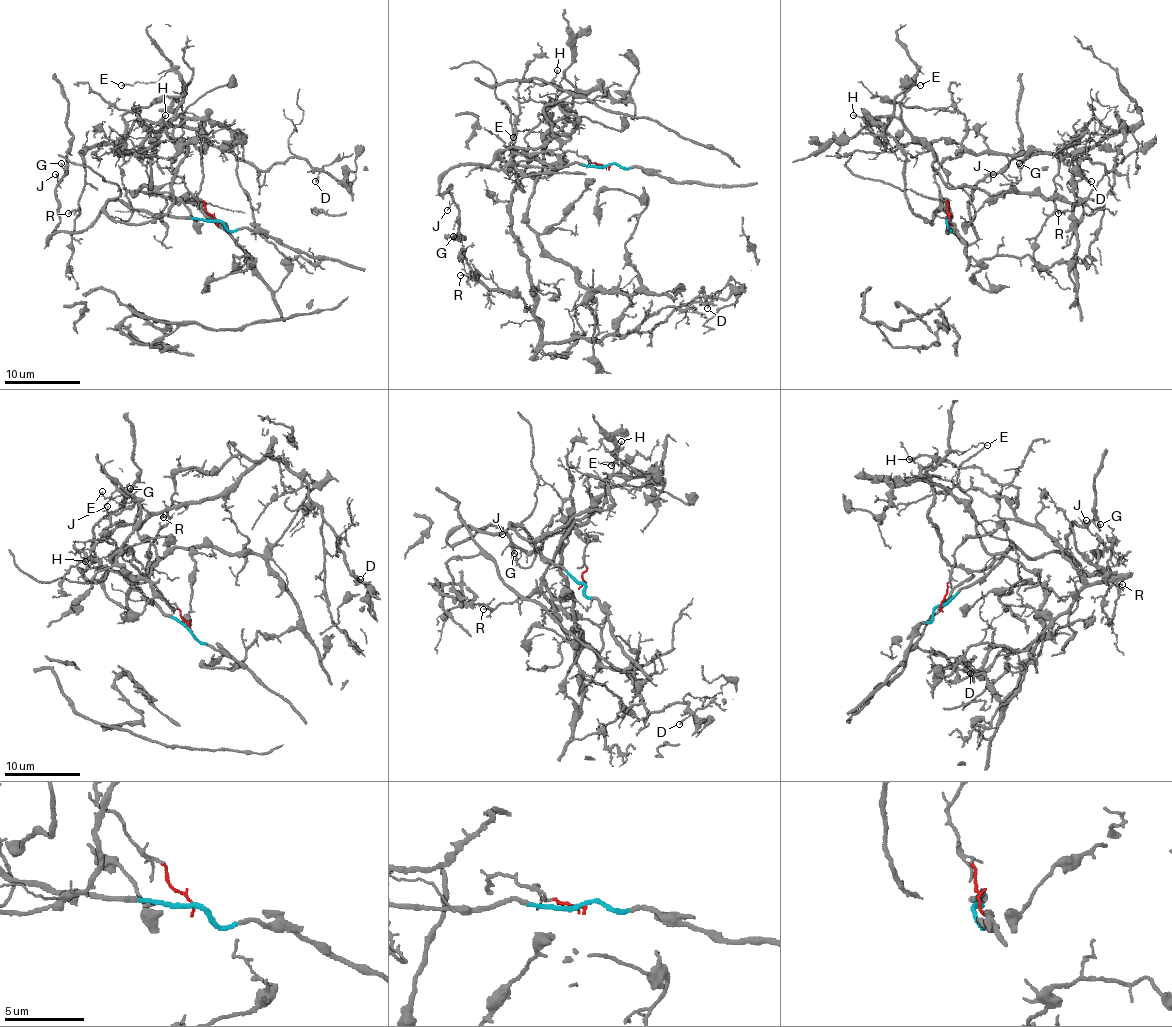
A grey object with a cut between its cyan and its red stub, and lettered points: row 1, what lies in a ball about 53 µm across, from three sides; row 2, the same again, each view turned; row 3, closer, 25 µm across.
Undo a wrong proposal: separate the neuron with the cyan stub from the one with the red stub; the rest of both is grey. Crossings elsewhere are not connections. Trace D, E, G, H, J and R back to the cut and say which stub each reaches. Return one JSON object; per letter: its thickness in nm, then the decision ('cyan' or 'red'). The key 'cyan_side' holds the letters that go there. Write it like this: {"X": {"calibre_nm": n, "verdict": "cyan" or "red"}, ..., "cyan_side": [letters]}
{"D": {"calibre_nm": 170, "verdict": "red"}, "E": {"calibre_nm": 120, "verdict": "cyan"}, "G": {"calibre_nm": 120, "verdict": "cyan"}, "H": {"calibre_nm": 140, "verdict": "cyan"}, "J": {"calibre_nm": 90, "verdict": "cyan"}, "R": {"calibre_nm": 120, "verdict": "red"}, "cyan_side": ["E", "G", "H", "J"]}

